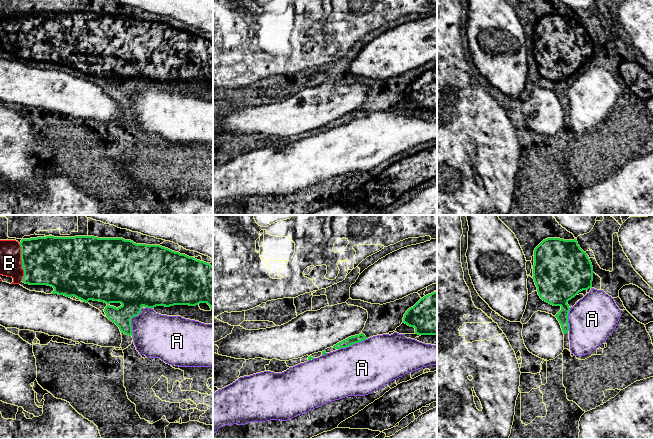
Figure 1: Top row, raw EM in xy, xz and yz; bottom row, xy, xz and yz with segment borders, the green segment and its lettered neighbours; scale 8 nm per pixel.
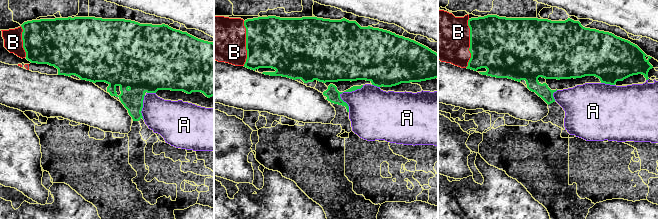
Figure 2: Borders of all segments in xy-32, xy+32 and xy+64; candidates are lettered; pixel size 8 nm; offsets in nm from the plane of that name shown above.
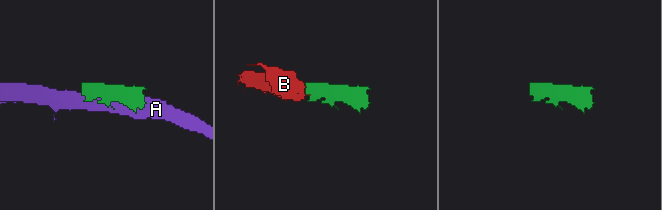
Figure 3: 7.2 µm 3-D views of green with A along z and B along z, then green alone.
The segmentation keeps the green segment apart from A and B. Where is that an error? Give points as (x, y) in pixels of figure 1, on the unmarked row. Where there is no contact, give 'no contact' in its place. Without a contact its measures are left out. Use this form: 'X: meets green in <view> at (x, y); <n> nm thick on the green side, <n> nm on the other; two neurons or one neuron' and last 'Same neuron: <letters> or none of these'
A: meets green in xy at (130, 98); 280 nm thick on the green side, 360 nm on the other; two neurons
B: meets green in xy at (22, 38); 400 nm thick on the green side, 180 nm on the other; one neuron
Same neuron: B

